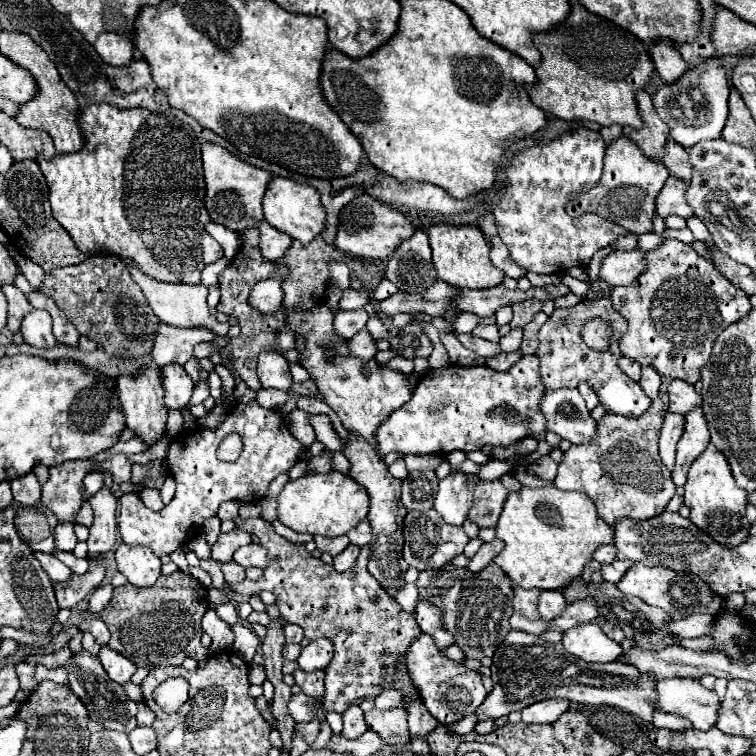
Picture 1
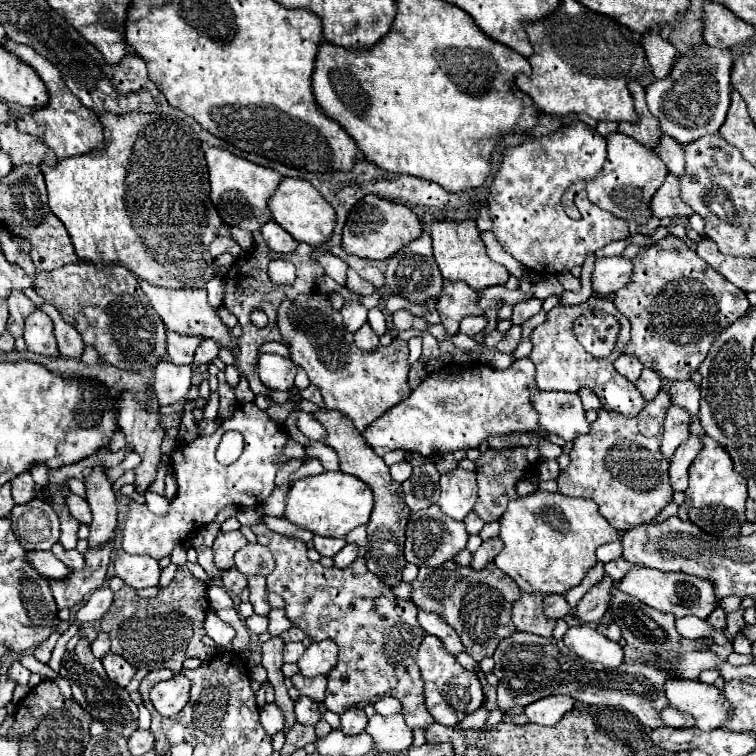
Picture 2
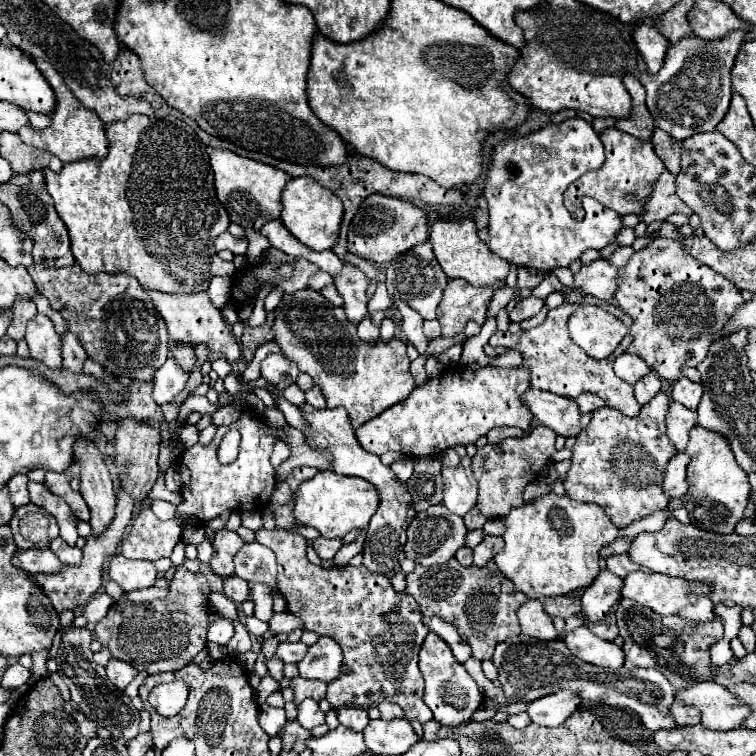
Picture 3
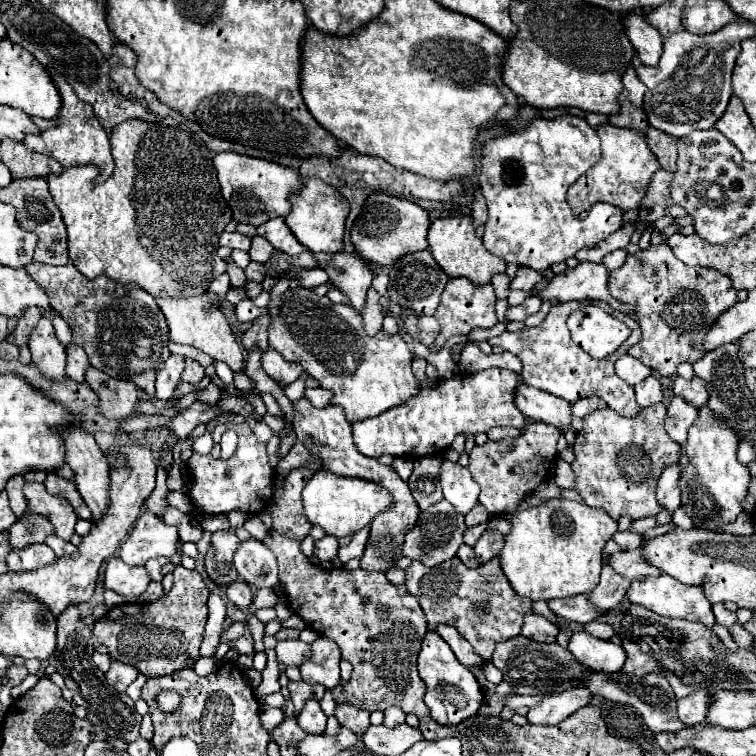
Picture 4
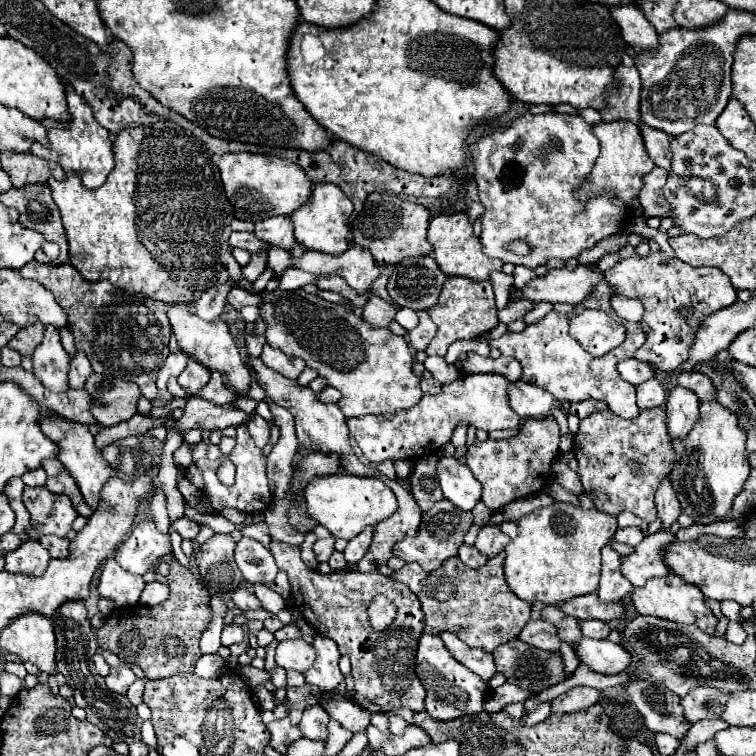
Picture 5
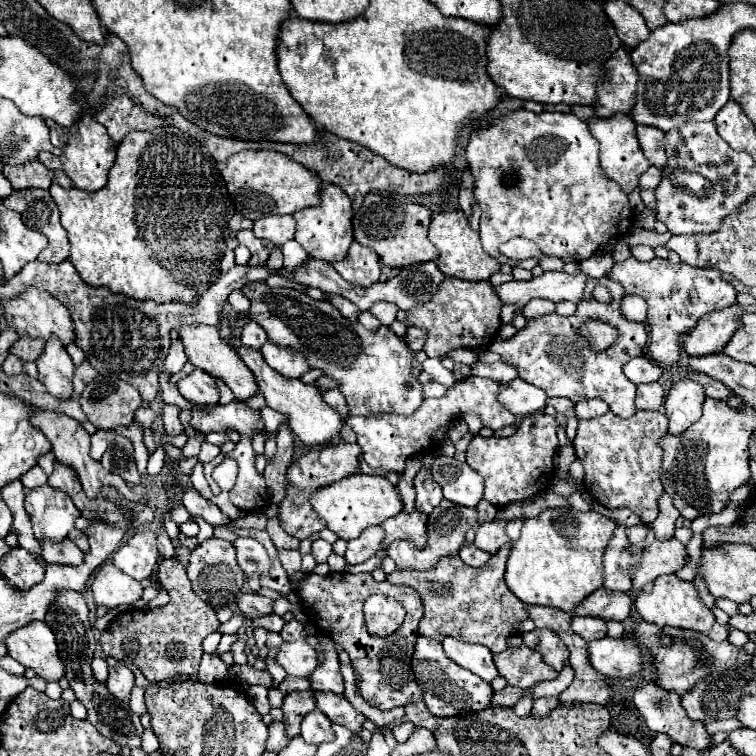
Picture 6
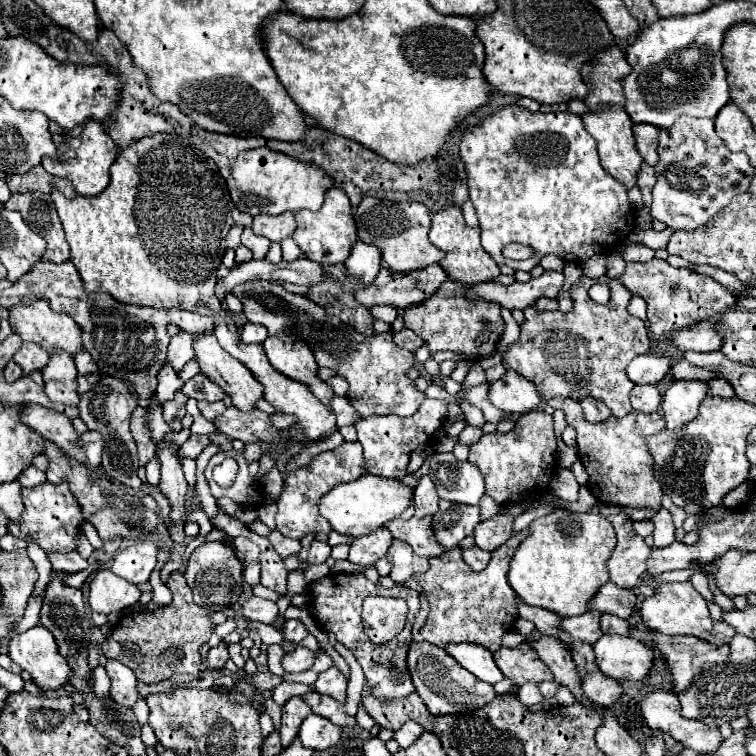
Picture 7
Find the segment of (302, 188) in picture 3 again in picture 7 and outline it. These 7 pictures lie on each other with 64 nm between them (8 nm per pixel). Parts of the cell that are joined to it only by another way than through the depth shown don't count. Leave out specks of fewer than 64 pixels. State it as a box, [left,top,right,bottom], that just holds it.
[292,186,358,264]

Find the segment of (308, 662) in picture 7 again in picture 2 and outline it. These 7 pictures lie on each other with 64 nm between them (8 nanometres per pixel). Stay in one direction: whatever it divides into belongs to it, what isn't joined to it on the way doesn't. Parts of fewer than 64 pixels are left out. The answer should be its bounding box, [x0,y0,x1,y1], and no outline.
[282,642,304,662]

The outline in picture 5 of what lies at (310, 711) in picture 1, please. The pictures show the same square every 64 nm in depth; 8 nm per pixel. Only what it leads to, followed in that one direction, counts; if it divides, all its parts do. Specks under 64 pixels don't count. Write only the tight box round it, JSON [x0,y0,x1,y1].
[300,704,328,740]

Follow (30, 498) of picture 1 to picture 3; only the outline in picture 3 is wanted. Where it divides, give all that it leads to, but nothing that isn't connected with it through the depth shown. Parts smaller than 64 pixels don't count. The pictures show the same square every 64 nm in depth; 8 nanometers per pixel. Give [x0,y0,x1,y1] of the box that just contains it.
[6,474,30,508]

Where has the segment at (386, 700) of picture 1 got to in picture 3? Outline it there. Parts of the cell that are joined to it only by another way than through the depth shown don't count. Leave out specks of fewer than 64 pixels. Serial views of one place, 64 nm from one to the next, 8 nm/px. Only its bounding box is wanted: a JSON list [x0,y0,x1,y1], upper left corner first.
[378,702,404,722]

